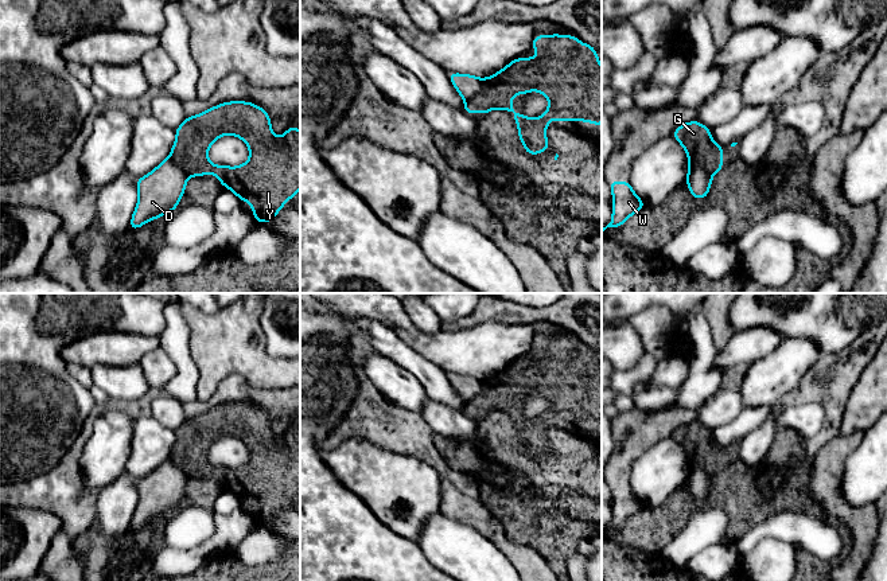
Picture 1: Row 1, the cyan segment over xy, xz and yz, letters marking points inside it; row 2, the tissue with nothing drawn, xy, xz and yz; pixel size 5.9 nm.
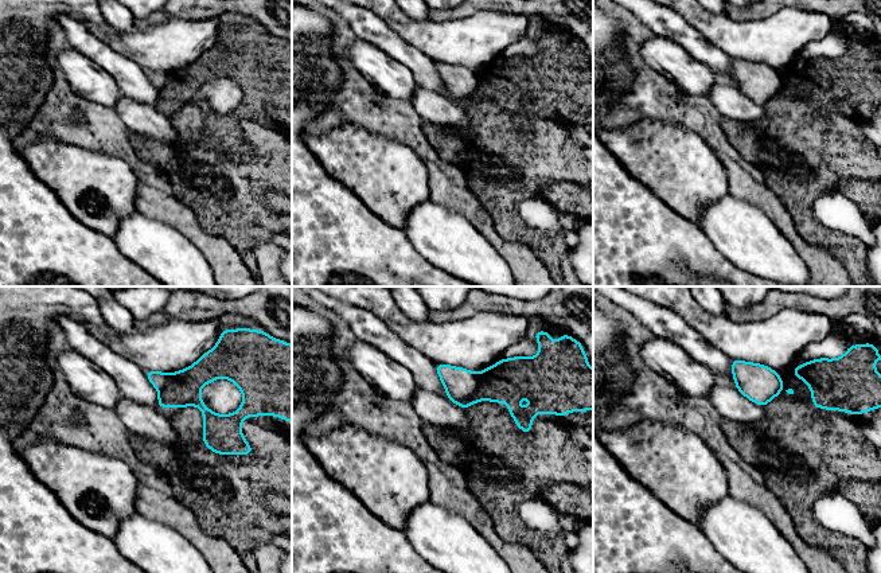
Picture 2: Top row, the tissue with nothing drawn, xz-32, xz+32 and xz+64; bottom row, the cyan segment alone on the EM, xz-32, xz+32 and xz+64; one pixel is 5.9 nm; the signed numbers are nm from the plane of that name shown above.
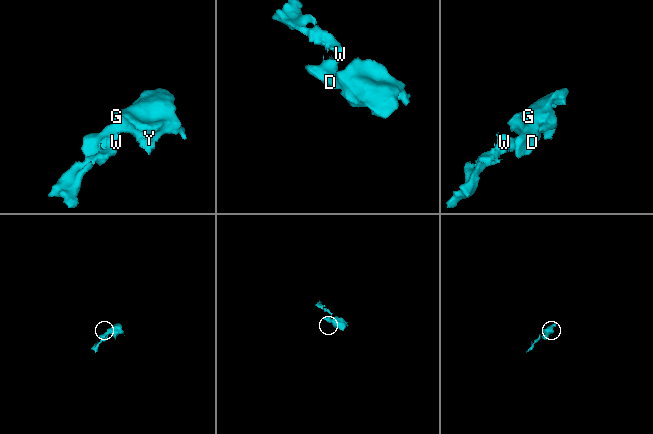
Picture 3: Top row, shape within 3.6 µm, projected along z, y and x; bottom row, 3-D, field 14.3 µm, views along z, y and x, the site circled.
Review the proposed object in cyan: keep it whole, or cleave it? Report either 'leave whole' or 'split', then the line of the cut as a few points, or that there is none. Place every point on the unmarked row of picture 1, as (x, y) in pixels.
split | xz (483, 381), (483, 389), (466, 405)

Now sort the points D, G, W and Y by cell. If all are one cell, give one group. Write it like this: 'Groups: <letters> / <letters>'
Groups: D W / G Y

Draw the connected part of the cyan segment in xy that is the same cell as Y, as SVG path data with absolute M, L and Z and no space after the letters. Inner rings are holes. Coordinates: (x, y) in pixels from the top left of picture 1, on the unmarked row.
M242 402L219 405L201 416L187 418L175 430L176 441L170 459L187 477L203 477L213 473L225 490L233 492L240 502L248 502L257 525L272 523L287 502L300 490L300 432L289 428L279 440L271 429L271 418L262 409ZM221 437L242 440L250 453L249 461L240 468L214 467L207 452Z

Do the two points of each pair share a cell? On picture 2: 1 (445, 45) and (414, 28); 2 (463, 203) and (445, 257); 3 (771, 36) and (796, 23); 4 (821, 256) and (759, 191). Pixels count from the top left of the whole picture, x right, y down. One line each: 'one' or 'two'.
1: one
2: two
3: one
4: one

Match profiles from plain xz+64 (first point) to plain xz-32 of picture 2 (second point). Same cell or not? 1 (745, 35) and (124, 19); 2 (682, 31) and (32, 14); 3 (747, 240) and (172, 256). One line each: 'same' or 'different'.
1: different
2: different
3: same

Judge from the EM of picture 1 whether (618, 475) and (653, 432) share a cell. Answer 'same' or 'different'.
same

